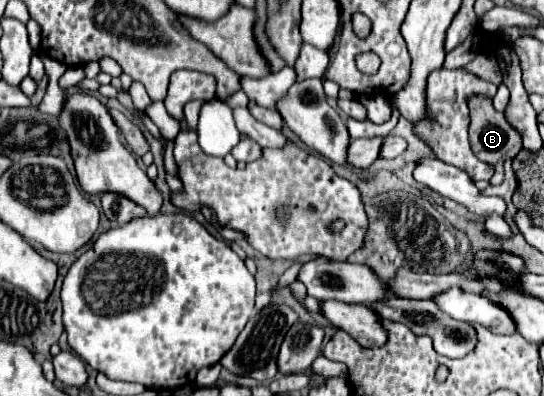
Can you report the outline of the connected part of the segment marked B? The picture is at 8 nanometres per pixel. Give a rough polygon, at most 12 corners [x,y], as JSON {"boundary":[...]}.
{"boundary":[[470,98],[470,144],[494,164],[490,184],[504,180],[502,162],[522,150],[522,136],[490,98]]}

